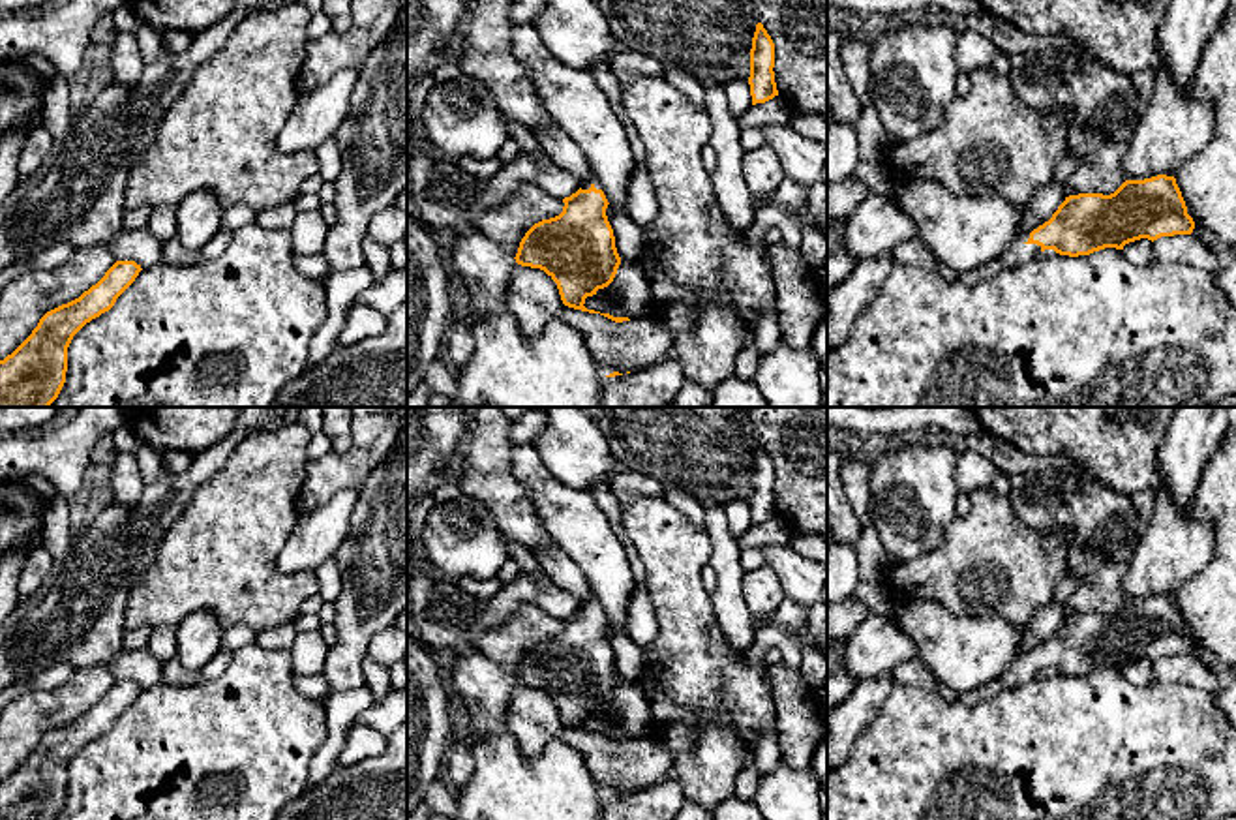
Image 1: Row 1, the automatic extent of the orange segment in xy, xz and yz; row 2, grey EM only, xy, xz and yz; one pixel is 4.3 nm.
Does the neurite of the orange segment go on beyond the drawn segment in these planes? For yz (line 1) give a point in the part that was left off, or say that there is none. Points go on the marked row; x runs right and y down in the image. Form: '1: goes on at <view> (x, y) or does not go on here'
1: goes on at yz (1180, 248)

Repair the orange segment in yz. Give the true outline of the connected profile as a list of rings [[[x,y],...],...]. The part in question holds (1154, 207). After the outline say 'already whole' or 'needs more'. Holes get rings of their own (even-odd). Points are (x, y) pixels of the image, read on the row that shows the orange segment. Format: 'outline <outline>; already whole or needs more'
outline [[[1157,175],[1125,180],[1114,193],[1069,195],[1048,221],[1022,235],[992,261],[958,274],[957,280],[975,285],[1000,270],[1024,265],[1045,250],[1060,255],[1090,255],[1105,248],[1148,238],[1152,261],[1191,265],[1217,272],[1223,257],[1193,236],[1195,221],[1174,176]]]; needs more

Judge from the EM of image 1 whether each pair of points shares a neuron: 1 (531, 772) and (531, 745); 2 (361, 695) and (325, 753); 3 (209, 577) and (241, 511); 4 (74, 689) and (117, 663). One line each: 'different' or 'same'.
1: different
2: same
3: same
4: different

